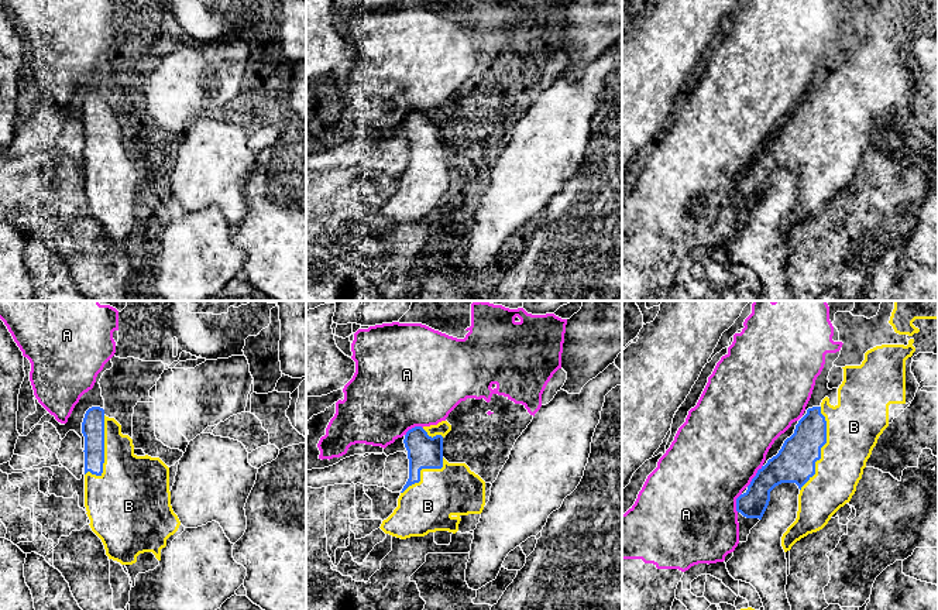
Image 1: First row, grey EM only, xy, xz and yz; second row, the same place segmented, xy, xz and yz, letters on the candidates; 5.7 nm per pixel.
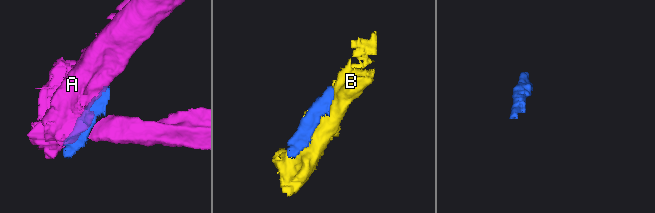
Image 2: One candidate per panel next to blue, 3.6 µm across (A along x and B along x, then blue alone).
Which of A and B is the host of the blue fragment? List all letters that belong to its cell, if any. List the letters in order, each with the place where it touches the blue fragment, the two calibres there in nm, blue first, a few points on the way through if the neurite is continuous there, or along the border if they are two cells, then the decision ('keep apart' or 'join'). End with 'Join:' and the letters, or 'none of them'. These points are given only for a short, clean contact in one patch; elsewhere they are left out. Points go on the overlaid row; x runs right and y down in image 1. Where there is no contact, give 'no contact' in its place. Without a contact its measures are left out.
A: contact yz (755, 476); calibres 220 and 480 nm; keep apart
B: contact yz (820, 449); calibres 220 and 300 nm; join
Join: B

